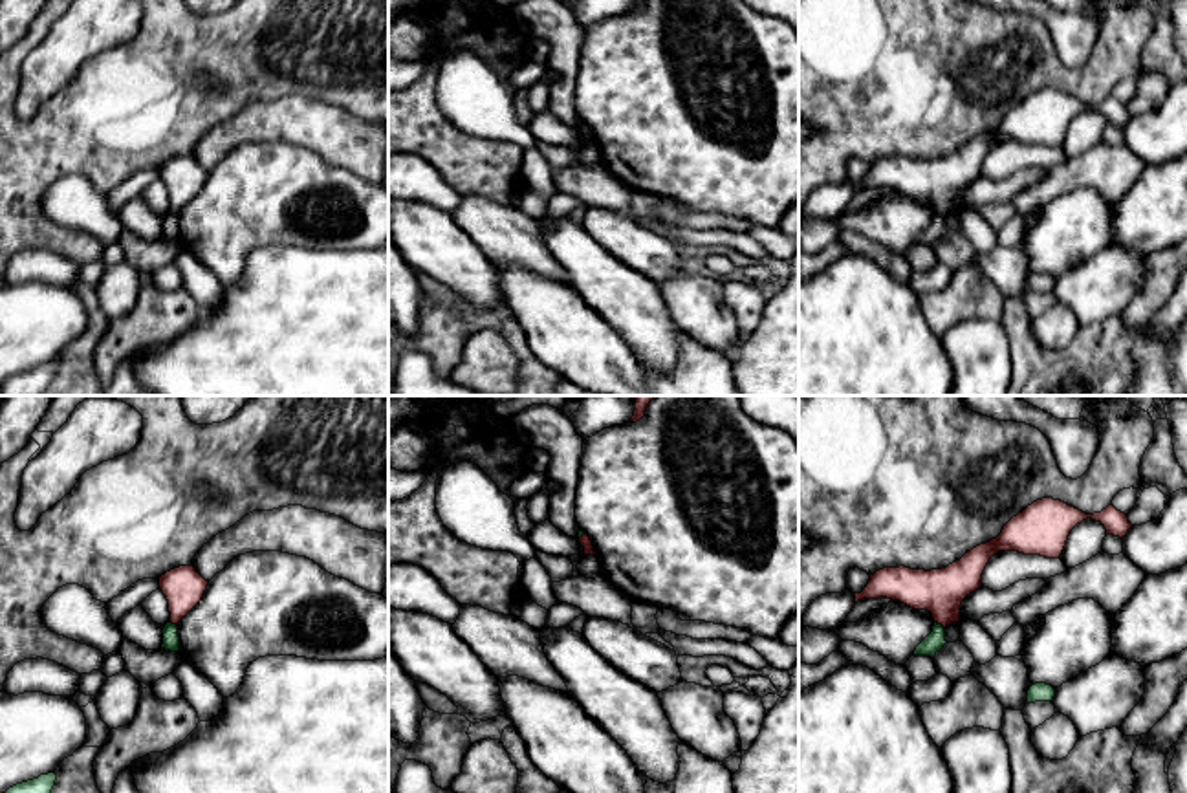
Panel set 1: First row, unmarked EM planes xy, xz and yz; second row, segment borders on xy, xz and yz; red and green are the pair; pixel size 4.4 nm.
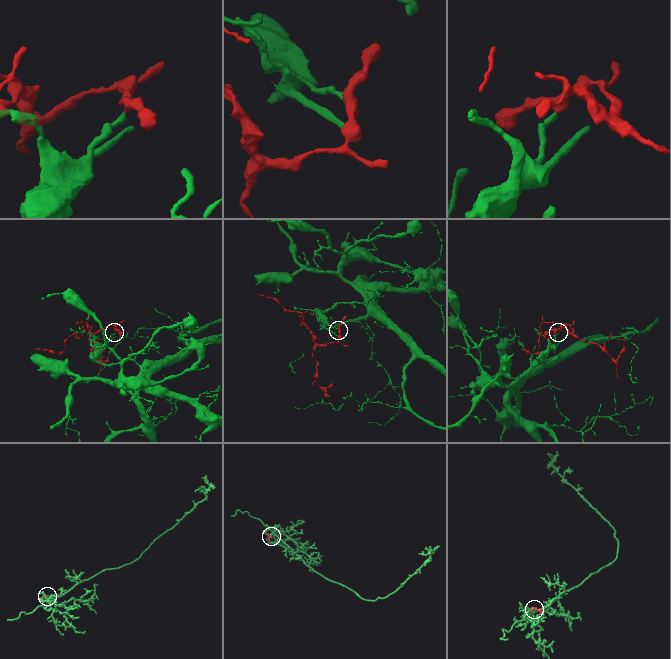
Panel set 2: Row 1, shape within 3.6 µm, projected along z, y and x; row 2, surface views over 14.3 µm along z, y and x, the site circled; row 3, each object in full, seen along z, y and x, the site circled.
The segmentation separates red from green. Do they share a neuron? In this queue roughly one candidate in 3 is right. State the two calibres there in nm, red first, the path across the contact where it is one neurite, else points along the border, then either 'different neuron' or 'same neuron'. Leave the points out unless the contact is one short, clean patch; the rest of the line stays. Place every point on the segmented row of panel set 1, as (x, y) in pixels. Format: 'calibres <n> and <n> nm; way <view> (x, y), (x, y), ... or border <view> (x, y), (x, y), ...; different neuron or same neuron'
calibres 200 and 90 nm; border yz (935, 621), (944, 629); different neuron

